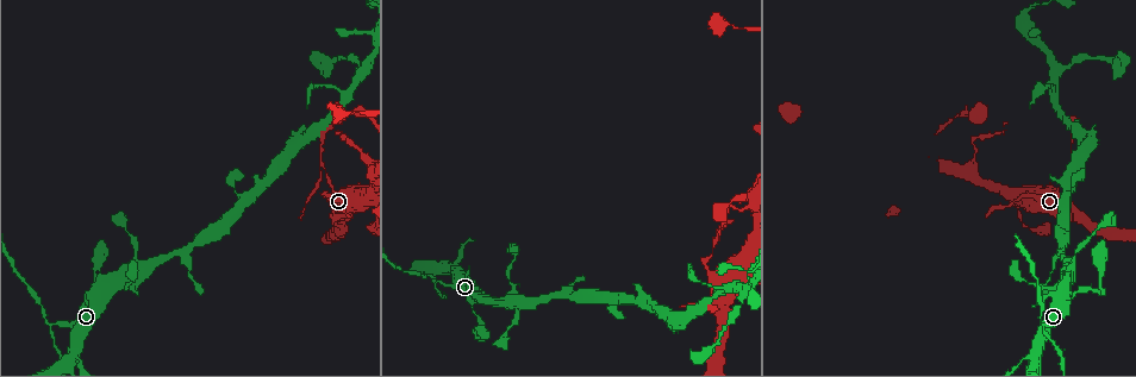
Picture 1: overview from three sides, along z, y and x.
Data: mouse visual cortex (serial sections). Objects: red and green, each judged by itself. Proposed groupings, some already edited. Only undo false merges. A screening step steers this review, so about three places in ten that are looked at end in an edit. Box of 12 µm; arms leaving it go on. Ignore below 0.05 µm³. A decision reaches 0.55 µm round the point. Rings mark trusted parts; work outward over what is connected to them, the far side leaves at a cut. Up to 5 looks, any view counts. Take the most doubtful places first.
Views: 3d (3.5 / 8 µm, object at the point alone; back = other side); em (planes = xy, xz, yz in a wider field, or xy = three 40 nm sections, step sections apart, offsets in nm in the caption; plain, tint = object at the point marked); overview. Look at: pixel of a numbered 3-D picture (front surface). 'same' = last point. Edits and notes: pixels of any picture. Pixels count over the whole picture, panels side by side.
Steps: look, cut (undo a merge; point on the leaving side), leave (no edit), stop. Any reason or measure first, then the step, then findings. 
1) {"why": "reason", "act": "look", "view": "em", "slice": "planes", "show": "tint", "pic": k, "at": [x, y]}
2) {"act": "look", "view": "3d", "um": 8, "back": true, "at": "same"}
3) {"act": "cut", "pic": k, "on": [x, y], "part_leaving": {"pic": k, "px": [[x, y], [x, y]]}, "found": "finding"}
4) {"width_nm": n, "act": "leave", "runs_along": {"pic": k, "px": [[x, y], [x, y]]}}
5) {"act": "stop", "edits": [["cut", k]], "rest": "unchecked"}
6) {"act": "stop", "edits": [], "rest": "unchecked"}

{"why": "three arms meet", "act": "look", "view": "3d", "um": 8, "back": true, "pic": 1, "at": [1045, 322]}

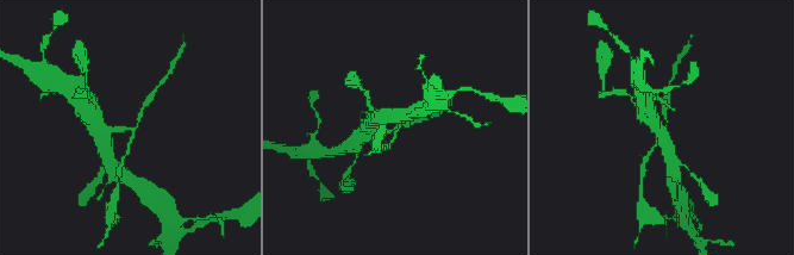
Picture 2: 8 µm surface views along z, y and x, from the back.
{"act": "look", "view": "3d", "um": 3.5, "pic": 2, "at": [395, 127]}

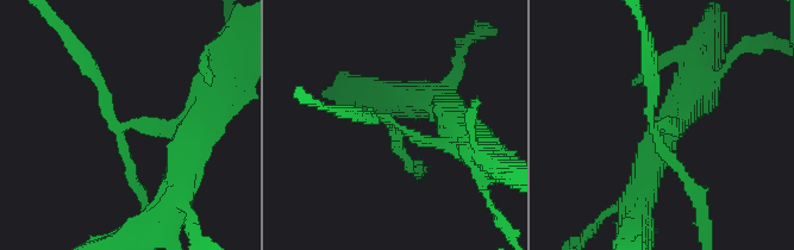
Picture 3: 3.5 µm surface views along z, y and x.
{"arms": 3, "arm_widths_nm": [150, 150, 200], "act": "cut", "pic": 3, "on": [650, 95], "part_leaving": {"pic": 3, "px": [[660, 123], [650, 119], [656, 86], [644, 38]]}, "found": "a second cell is stuck on"}

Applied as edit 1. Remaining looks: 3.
{"why": "a narrow waist", "act": "look", "view": "3d", "um": 3.5, "pic": 1, "at": [325, 169]}

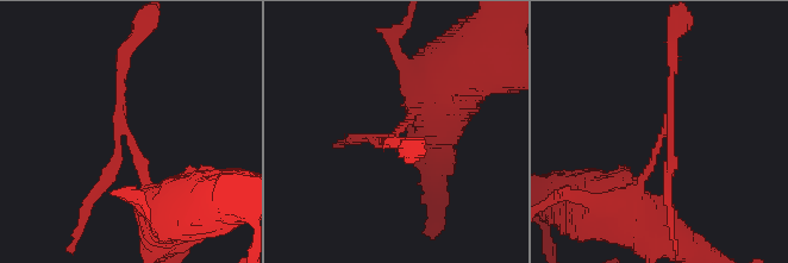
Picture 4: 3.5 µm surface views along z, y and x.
{"act": "look", "view": "em", "slice": "xy", "step": 2, "show": "tint", "pic": 4, "at": [662, 131]}

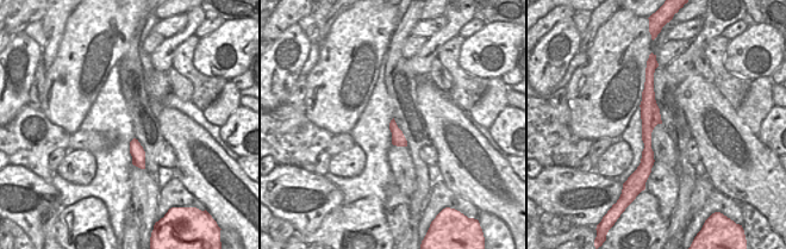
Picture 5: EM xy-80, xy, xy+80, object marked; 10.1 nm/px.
{"width_nm": 140, "act": "leave", "runs_along": {"pic": 4, "px": [[619, 208], [668, 125], [674, 60]]}, "found": "one cell here"}

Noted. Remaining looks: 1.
{"act": "stop", "edits": [["cut", 3]], "rest": "unchecked"}

